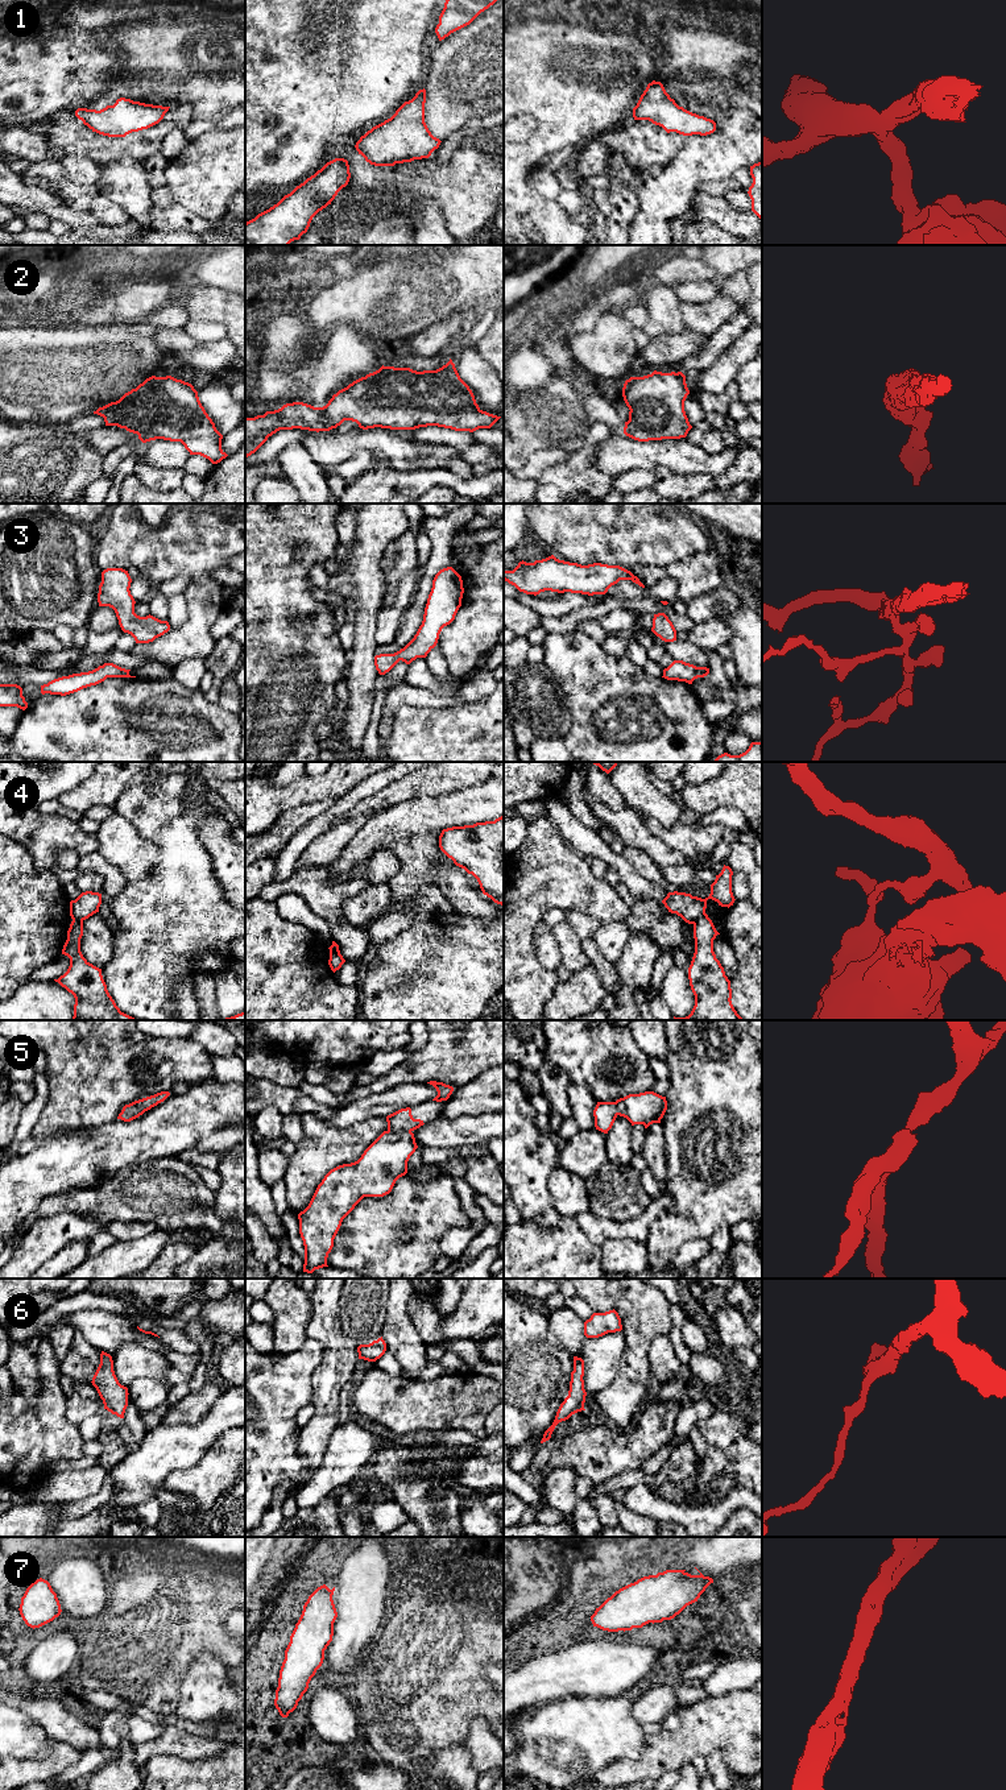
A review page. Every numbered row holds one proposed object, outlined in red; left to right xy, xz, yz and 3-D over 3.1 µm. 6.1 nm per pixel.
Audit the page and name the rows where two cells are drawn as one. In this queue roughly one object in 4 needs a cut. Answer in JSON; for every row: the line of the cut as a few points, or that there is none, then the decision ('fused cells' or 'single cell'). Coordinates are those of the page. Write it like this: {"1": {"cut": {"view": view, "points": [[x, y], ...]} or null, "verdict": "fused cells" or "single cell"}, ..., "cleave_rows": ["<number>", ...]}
{"1": {"cut": null, "verdict": "single cell"}, "2": {"cut": null, "verdict": "single cell"}, "3": {"cut": null, "verdict": "single cell"}, "4": {"cut": {"view": "yz", "points": [[706, 914], [692, 923]]}, "verdict": "fused cells"}, "5": {"cut": null, "verdict": "single cell"}, "6": {"cut": null, "verdict": "single cell"}, "7": {"cut": null, "verdict": "single cell"}, "cleave_rows": ["4"]}

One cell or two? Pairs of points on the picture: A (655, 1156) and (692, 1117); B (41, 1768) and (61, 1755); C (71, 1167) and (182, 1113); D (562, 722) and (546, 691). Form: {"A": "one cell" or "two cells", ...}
{"A": "two cells", "B": "one cell", "C": "one cell", "D": "one cell"}

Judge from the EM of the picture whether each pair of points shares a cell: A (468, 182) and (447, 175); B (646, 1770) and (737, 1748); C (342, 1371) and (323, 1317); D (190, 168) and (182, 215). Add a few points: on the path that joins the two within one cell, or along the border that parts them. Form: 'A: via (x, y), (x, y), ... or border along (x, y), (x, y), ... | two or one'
A: via (463, 182), (452, 181) | one
B: via (669, 1751), (688, 1741), (715, 1741) | one
C: via (339, 1358), (339, 1351), (328, 1330) | one
D: border along (185, 208), (187, 212) | two

